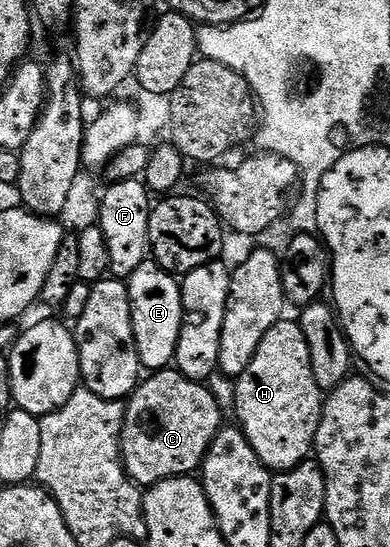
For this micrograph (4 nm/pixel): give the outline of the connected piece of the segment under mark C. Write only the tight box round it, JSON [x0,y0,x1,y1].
[120,368,222,486]

